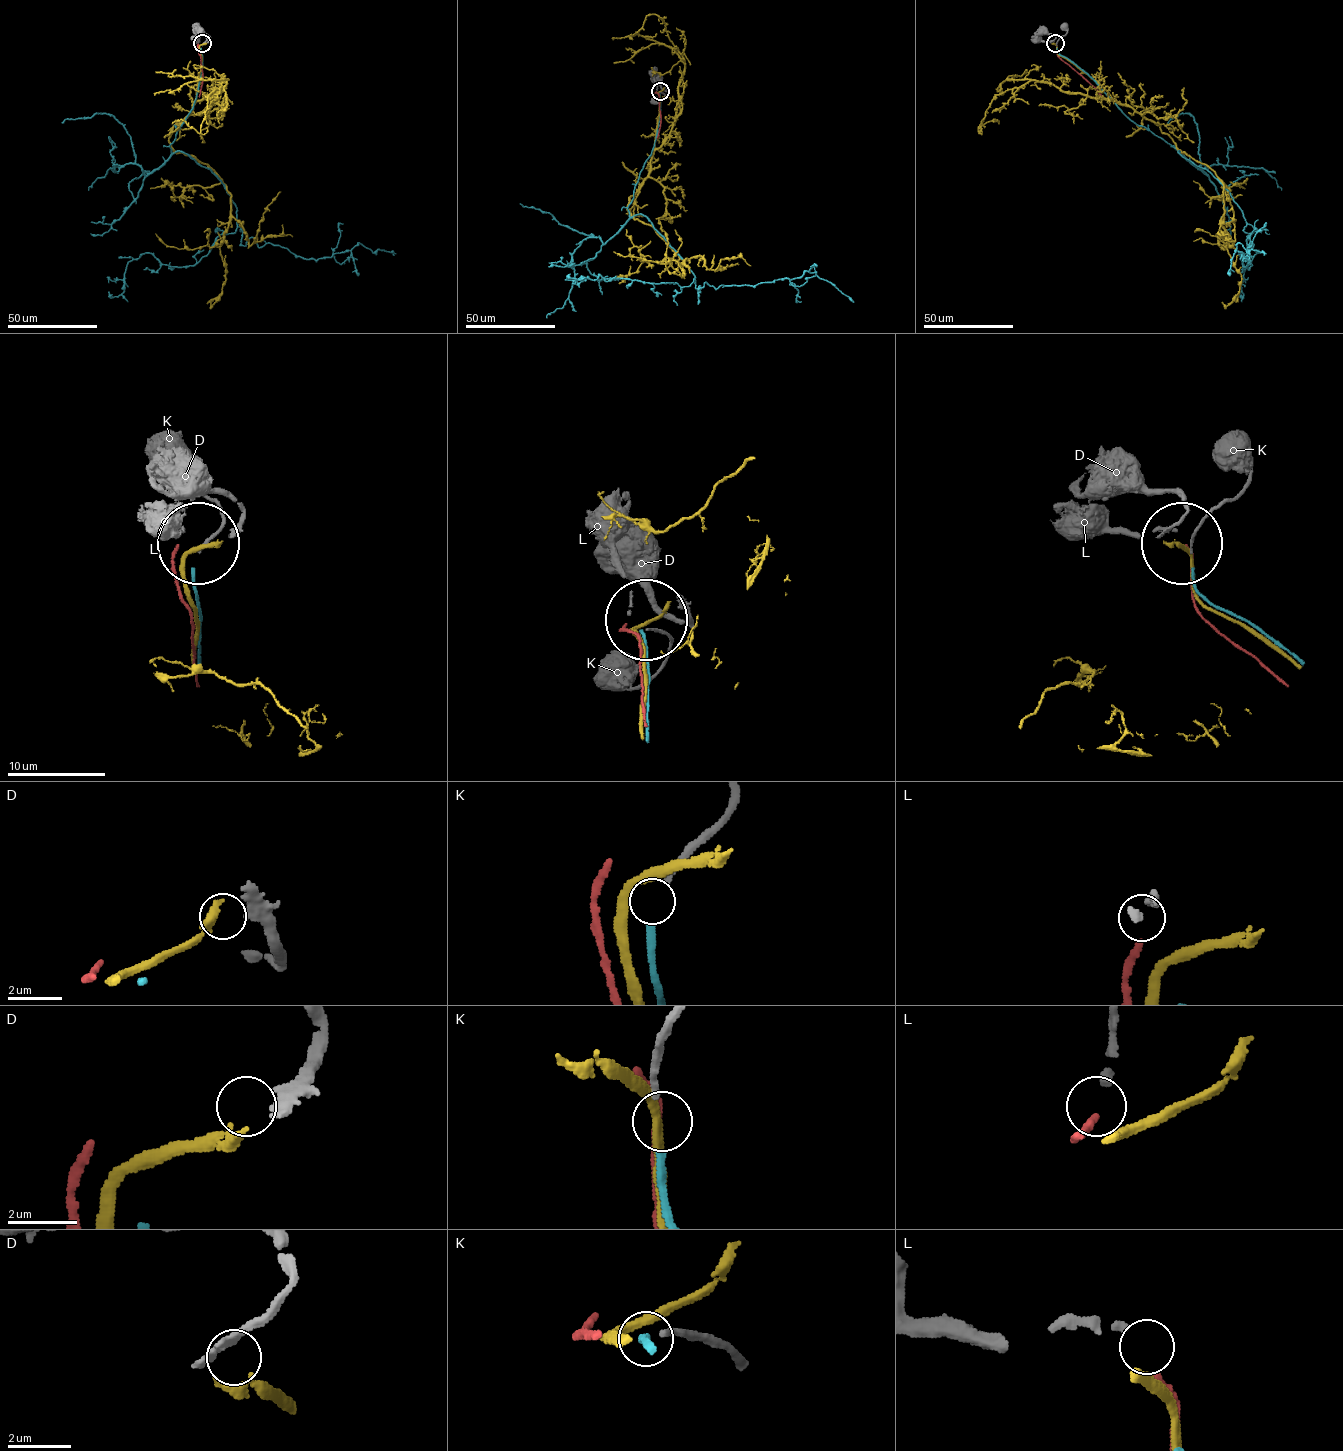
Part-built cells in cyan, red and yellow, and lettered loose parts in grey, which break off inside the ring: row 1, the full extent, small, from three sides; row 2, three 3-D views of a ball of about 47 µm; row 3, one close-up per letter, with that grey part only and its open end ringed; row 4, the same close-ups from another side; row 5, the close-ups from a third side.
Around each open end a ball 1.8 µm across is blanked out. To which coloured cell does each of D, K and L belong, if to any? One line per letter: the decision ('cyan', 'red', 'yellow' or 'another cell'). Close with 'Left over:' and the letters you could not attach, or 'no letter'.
D: yellow
K: cyan
L: red
Left over: no letter

